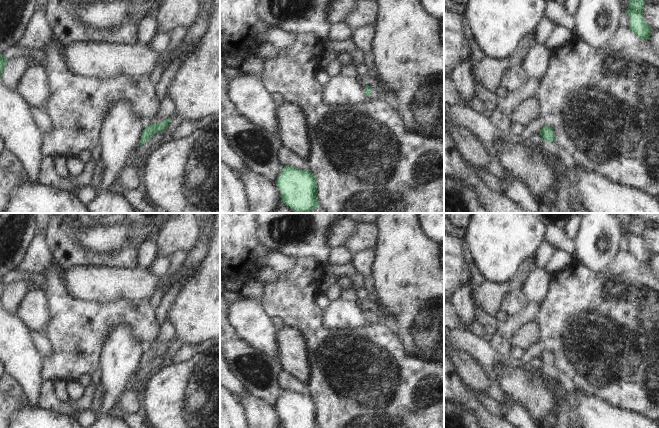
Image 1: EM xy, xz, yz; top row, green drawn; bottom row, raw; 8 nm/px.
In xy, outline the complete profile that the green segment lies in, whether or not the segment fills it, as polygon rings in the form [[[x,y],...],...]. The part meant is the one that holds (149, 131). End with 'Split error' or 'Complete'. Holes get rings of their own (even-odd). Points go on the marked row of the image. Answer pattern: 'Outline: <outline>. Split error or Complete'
Outline: [[[171,118],[162,121],[160,124],[152,124],[146,126],[146,128],[141,133],[141,142],[137,148],[136,156],[132,162],[133,167],[138,168],[143,156],[147,153],[147,150],[151,147],[152,142],[150,141],[151,137],[158,132],[163,132],[167,127],[168,123],[171,121]]]. Split error.

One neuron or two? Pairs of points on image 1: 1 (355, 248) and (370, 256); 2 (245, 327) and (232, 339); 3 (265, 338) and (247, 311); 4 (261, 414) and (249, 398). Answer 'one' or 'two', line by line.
1: two
2: two
3: one
4: one

